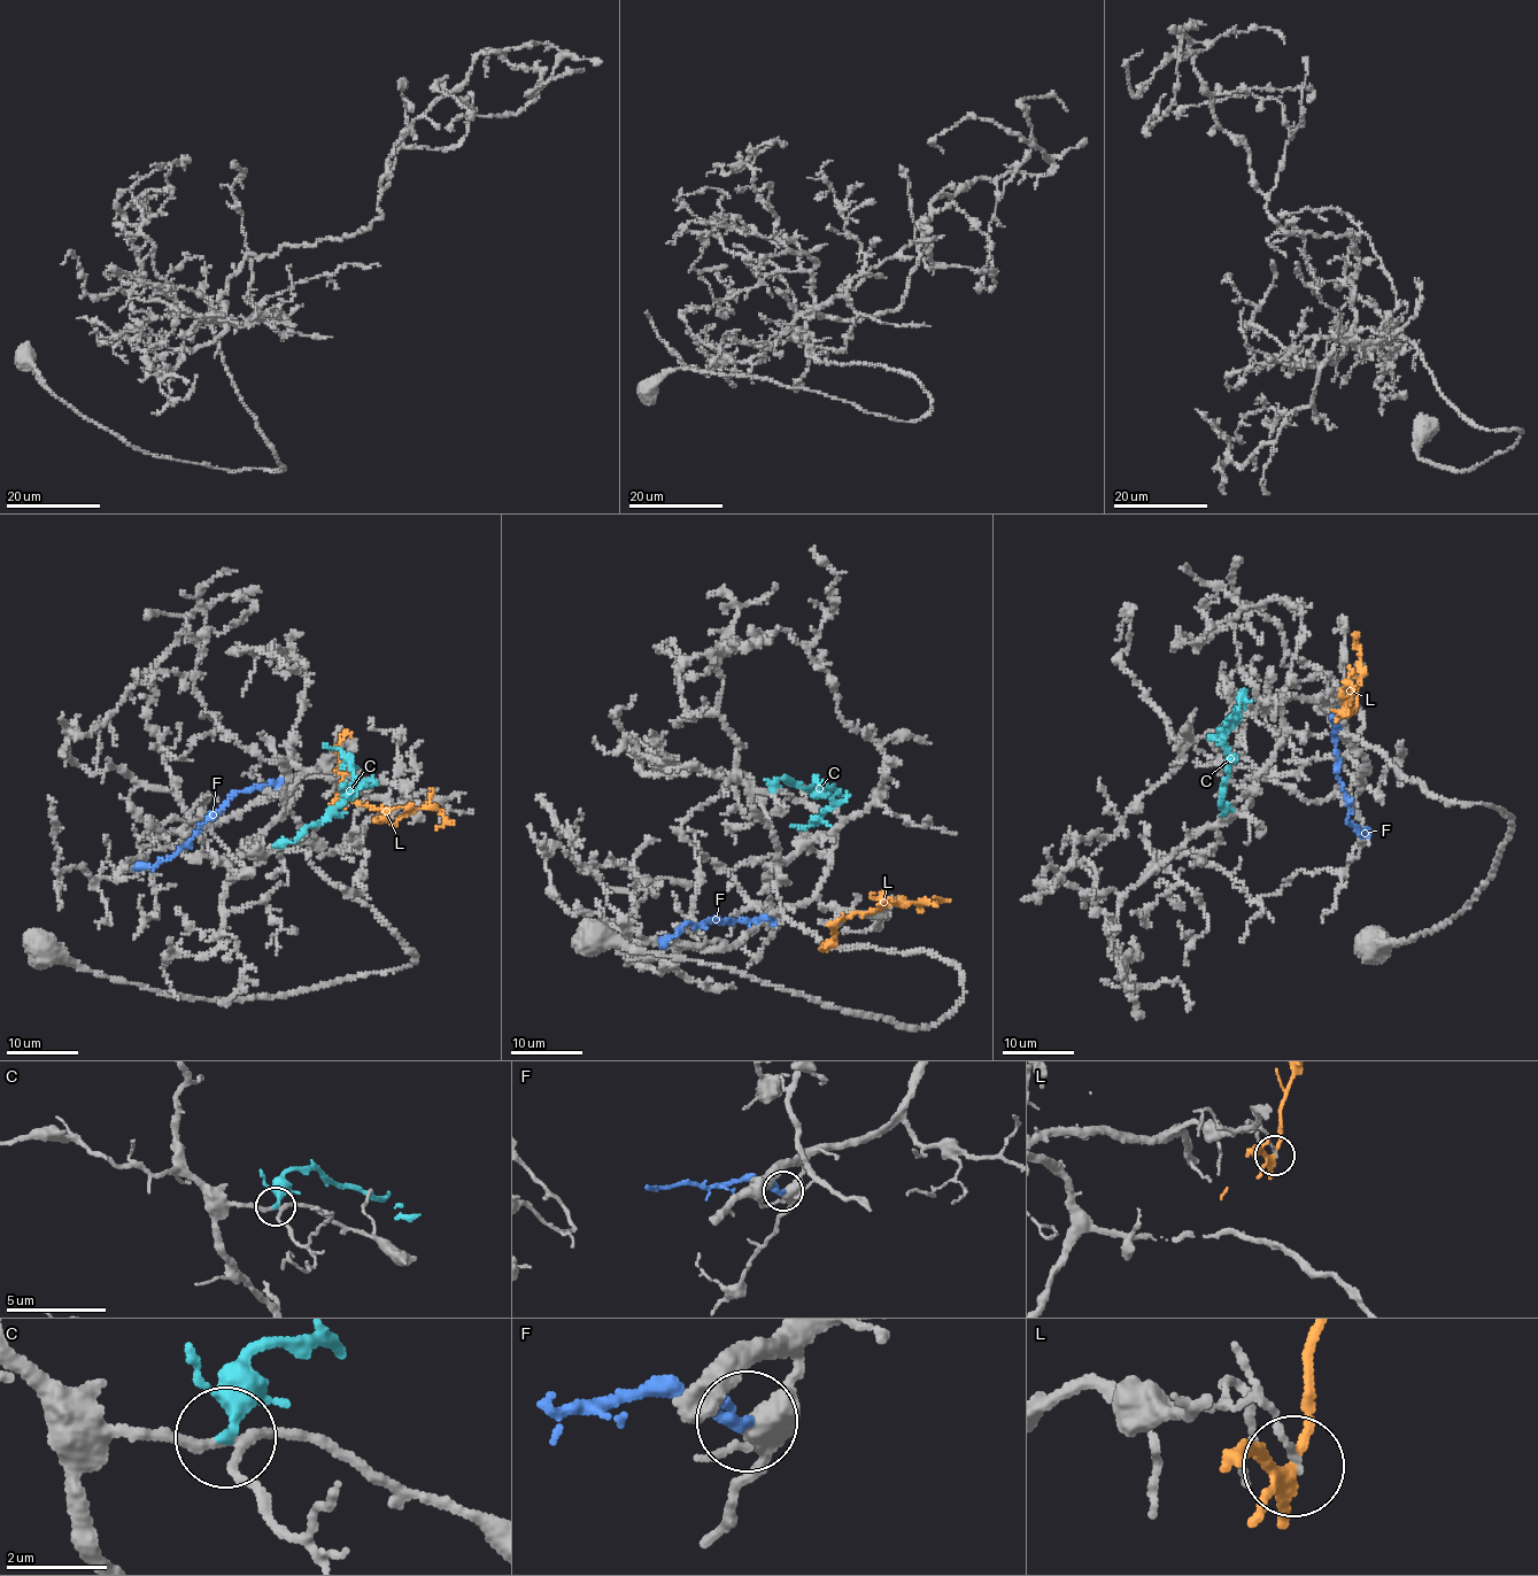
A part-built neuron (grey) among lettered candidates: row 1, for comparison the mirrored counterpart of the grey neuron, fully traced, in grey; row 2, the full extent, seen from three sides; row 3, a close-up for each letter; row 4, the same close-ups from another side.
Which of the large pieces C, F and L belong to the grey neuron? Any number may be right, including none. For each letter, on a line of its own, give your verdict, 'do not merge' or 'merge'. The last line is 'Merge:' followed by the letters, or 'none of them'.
C: do not merge
F: do not merge
L: do not merge
Merge: none of them

